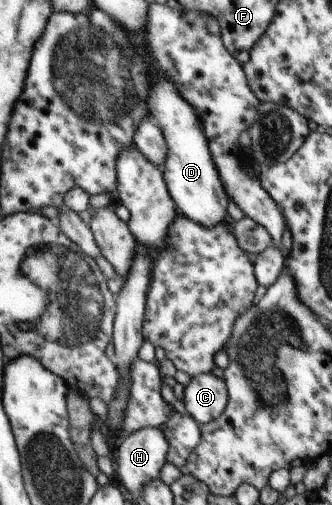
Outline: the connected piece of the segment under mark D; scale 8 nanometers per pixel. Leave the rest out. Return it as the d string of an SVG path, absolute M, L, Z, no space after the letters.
M163 73L154 76L148 106L150 116L161 128L168 145L167 159L161 170L177 210L182 216L188 217L201 227L212 228L219 225L226 216L229 196L220 180L216 165L213 164L203 124L195 109L175 88L175 84L163 76Z

